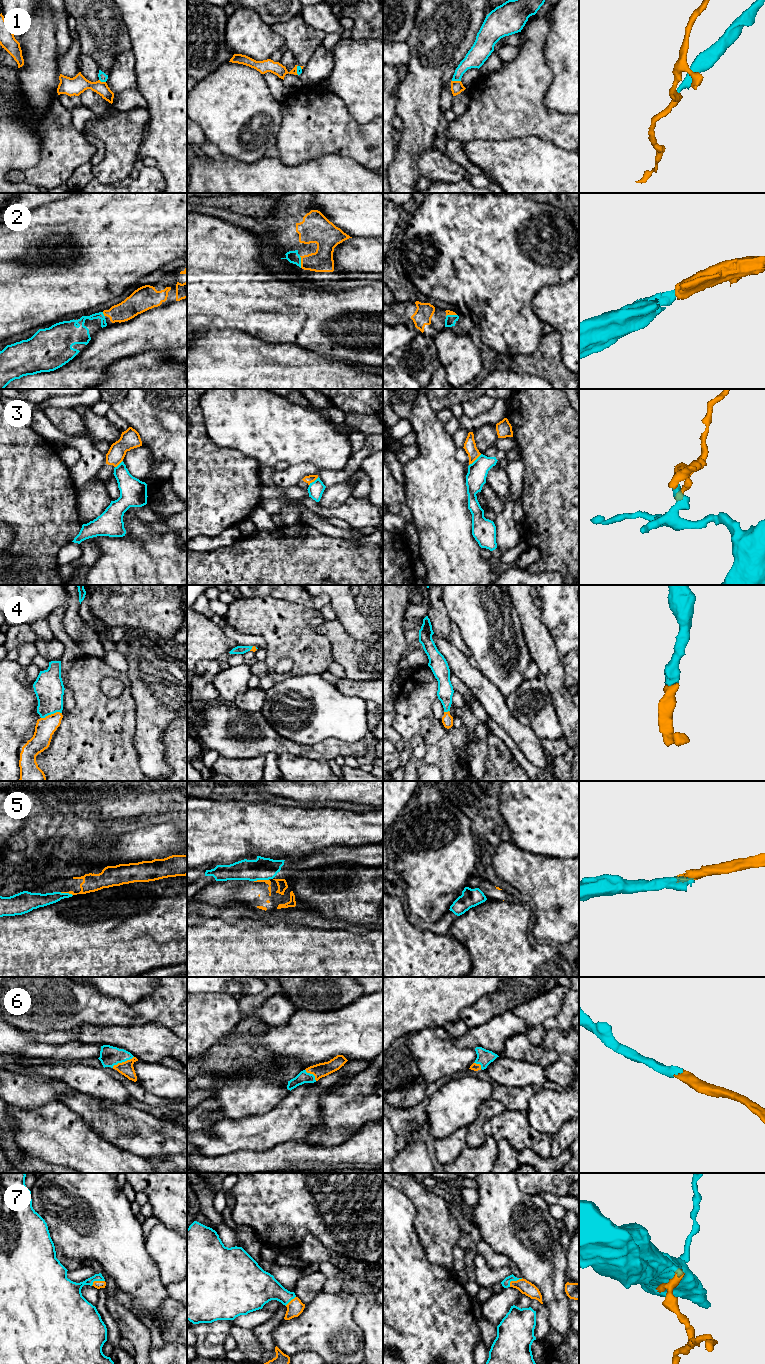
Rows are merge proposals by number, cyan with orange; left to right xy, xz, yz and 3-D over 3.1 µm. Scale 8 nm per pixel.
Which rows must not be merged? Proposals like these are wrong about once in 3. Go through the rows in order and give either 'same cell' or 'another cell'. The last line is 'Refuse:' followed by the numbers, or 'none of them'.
1: same cell
2: same cell
3: another cell
4: same cell
5: another cell
6: same cell
7: same cell
Refuse: 3, 5

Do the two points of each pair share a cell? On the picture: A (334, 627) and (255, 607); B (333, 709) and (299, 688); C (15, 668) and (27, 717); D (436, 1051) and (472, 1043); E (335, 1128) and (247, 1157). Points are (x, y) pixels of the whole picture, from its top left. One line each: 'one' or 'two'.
A: two
B: one
C: one
D: two
E: two

